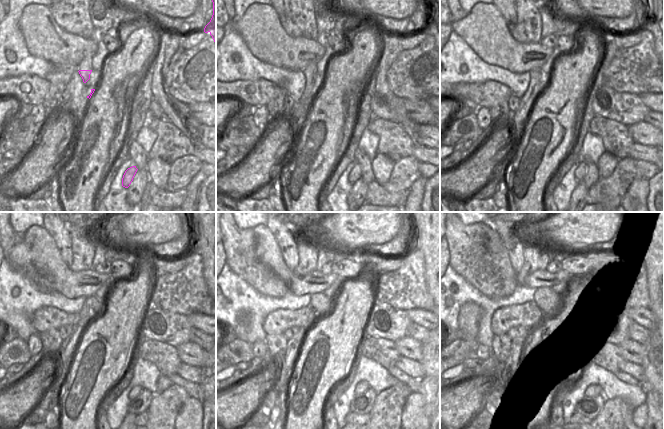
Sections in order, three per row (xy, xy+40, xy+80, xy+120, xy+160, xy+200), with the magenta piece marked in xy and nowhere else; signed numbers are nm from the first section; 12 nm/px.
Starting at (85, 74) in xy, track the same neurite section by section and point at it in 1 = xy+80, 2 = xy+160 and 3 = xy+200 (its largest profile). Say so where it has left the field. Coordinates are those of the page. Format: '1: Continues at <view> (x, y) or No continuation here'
1: Continues at xy+80 (533, 90)
2: Continues at xy+160 (323, 305)
3: Continues at xy+200 (548, 301)

